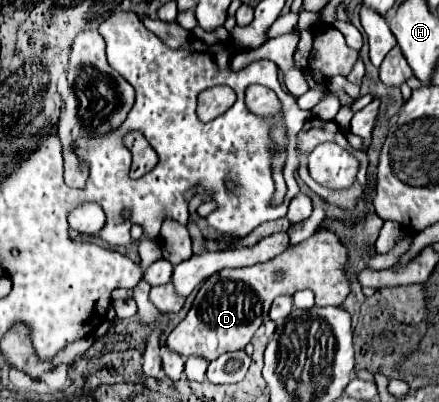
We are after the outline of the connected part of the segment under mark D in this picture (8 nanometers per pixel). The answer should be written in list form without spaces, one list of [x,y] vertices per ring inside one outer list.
[[[315,231],[309,239],[289,245],[281,255],[265,263],[223,269],[207,279],[199,289],[193,307],[167,337],[167,347],[179,353],[181,357],[201,355],[207,361],[217,359],[223,353],[245,349],[253,333],[263,323],[263,315],[269,313],[269,307],[277,295],[293,295],[301,289],[311,289],[315,293],[315,305],[341,305],[351,293],[351,281],[347,277],[349,255],[347,247],[339,243],[331,231]]]

